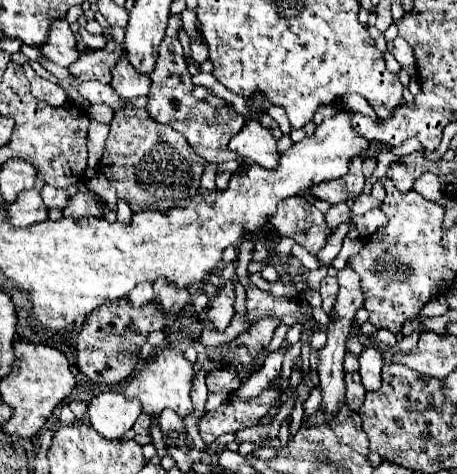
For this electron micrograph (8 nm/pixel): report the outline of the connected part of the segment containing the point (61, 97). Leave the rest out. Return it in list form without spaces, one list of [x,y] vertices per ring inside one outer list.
[[[25,64],[23,70],[25,70],[25,76],[31,82],[31,92],[33,92],[35,98],[39,98],[39,100],[43,100],[43,102],[47,102],[51,106],[63,106],[67,102],[67,94],[59,84],[53,84],[49,80],[39,78],[29,64]]]

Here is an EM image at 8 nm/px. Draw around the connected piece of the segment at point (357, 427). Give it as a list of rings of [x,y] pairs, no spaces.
[[[347,404],[341,406],[339,414],[329,422],[329,426],[333,428],[341,444],[347,444],[349,448],[363,456],[369,454],[369,440],[361,428],[361,418],[357,412],[351,412]]]

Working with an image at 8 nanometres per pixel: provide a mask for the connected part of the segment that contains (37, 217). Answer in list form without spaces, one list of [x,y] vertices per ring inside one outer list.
[[[23,190],[13,204],[5,204],[3,210],[7,210],[9,220],[17,228],[25,228],[37,222],[43,222],[49,218],[49,208],[43,204],[39,190]]]

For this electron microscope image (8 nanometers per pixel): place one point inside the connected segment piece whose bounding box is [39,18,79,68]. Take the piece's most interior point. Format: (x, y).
(60, 45)

